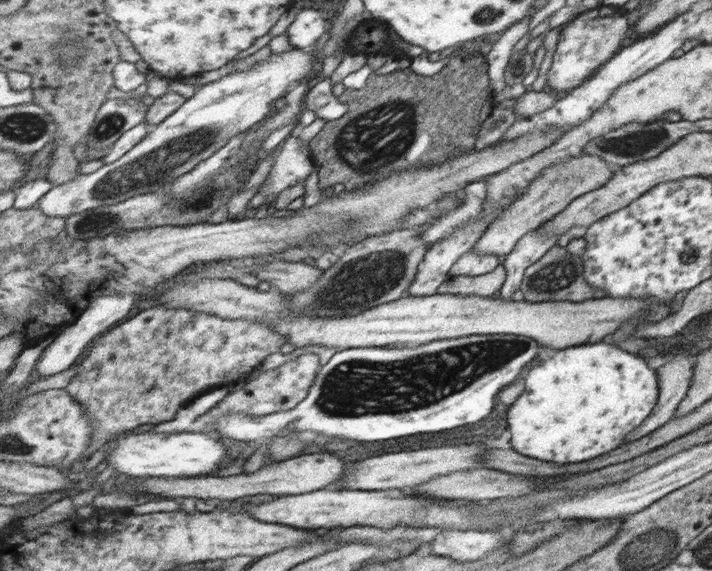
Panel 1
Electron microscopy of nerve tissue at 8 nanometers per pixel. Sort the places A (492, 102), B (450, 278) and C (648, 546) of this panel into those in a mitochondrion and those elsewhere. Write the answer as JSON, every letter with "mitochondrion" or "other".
{"A":"other","B":"other","C":"mitochondrion"}

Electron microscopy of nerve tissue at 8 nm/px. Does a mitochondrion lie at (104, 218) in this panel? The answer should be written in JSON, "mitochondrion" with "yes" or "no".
{"mitochondrion":"yes"}

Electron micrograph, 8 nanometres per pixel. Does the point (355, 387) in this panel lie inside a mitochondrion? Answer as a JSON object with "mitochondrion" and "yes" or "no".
{"mitochondrion":"yes"}

